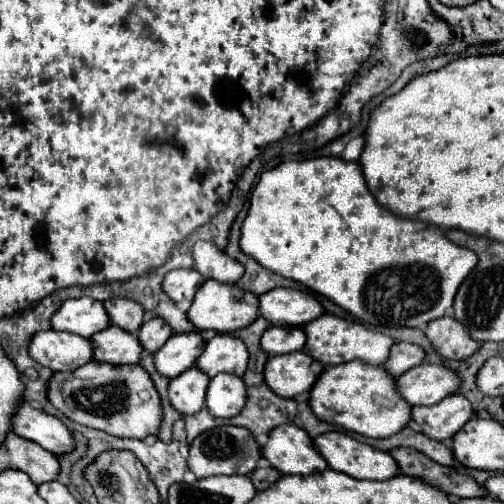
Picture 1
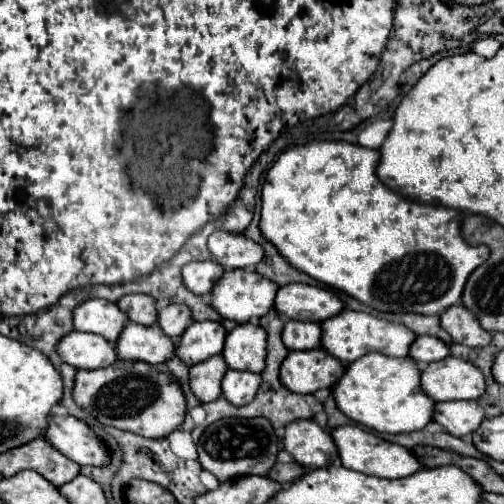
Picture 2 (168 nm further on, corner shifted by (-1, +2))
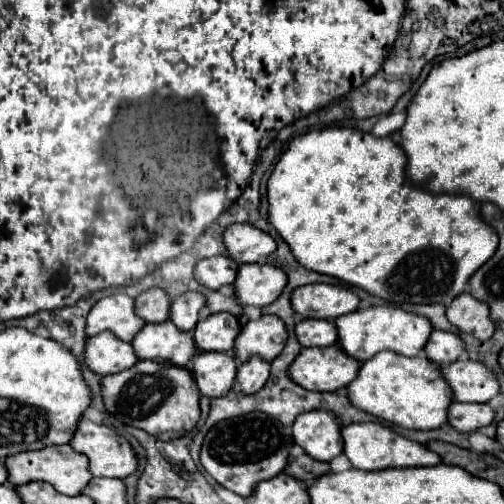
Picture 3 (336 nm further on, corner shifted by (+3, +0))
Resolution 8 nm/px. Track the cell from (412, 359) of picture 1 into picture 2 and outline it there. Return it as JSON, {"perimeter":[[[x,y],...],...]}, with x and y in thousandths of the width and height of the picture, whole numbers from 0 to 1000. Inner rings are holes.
{"perimeter":[[[829,667],[825,679],[813,687],[813,710],[821,710],[837,726],[881,714],[885,706],[893,706],[889,683],[861,667]]]}

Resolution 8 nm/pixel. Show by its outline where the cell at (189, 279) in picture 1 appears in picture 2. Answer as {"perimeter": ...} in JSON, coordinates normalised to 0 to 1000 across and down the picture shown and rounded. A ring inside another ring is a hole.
{"perimeter":[[[425,516],[409,520],[377,520],[365,528],[361,548],[365,563],[385,579],[385,583],[413,583],[421,579],[425,563],[440,552],[448,536],[437,532],[437,524],[425,524]]]}

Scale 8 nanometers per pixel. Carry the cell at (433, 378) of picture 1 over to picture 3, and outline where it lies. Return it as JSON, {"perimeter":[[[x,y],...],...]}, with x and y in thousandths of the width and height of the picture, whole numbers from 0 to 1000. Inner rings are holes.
{"perimeter":[[[905,714],[873,730],[877,750],[897,774],[897,798],[968,798],[988,782],[984,746],[952,718]]]}

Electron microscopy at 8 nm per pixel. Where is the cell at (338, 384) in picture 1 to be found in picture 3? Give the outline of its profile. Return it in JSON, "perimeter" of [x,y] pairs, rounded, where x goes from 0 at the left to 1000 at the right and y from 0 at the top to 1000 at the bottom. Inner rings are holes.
{"perimeter":[[[782,698],[742,702],[742,710],[726,714],[710,734],[706,754],[698,754],[687,774],[698,806],[802,853],[873,849],[885,837],[885,806],[897,798],[893,770],[873,746],[869,726],[857,726],[841,706],[806,710]]]}

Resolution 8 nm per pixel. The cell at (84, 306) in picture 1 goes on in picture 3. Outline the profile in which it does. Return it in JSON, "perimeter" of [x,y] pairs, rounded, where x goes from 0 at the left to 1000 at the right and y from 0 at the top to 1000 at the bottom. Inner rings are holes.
{"perimeter":[[[226,583],[194,595],[171,627],[171,663],[187,667],[198,659],[222,659],[246,679],[262,679],[266,663],[286,639],[266,623],[266,595],[250,583]]]}

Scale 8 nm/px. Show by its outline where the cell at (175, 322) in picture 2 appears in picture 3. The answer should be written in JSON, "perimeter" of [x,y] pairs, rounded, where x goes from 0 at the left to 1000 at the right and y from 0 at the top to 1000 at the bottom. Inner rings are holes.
{"perimeter":[[[369,579],[337,603],[337,639],[361,659],[377,659],[393,639],[393,619],[401,607],[405,607],[401,583]]]}

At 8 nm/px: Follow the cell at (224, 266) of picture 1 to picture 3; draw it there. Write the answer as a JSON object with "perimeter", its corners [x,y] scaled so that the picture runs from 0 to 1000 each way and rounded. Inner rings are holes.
{"perimeter":[[[460,444],[444,456],[448,508],[468,524],[504,524],[548,496],[548,480],[500,444]]]}

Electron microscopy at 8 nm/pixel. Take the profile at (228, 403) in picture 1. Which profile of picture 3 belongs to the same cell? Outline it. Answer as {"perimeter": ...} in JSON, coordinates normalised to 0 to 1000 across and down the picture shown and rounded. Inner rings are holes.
{"perimeter":[[[504,710],[504,718],[488,718],[488,726],[476,726],[468,738],[468,774],[480,782],[504,782],[512,778],[536,742],[536,722]]]}

